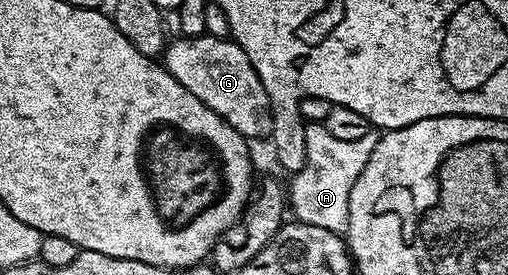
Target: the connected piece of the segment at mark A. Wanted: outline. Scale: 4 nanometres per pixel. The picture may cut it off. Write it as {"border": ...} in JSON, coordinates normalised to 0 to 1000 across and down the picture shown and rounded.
{"border":[[[634,444],[598,455],[593,473],[593,600],[579,622],[573,691],[569,676],[571,775],[591,807],[673,855],[687,800],[687,698],[695,698],[711,611],[726,596],[740,513],[740,491],[730,480],[711,495],[711,509],[663,509]]]}

